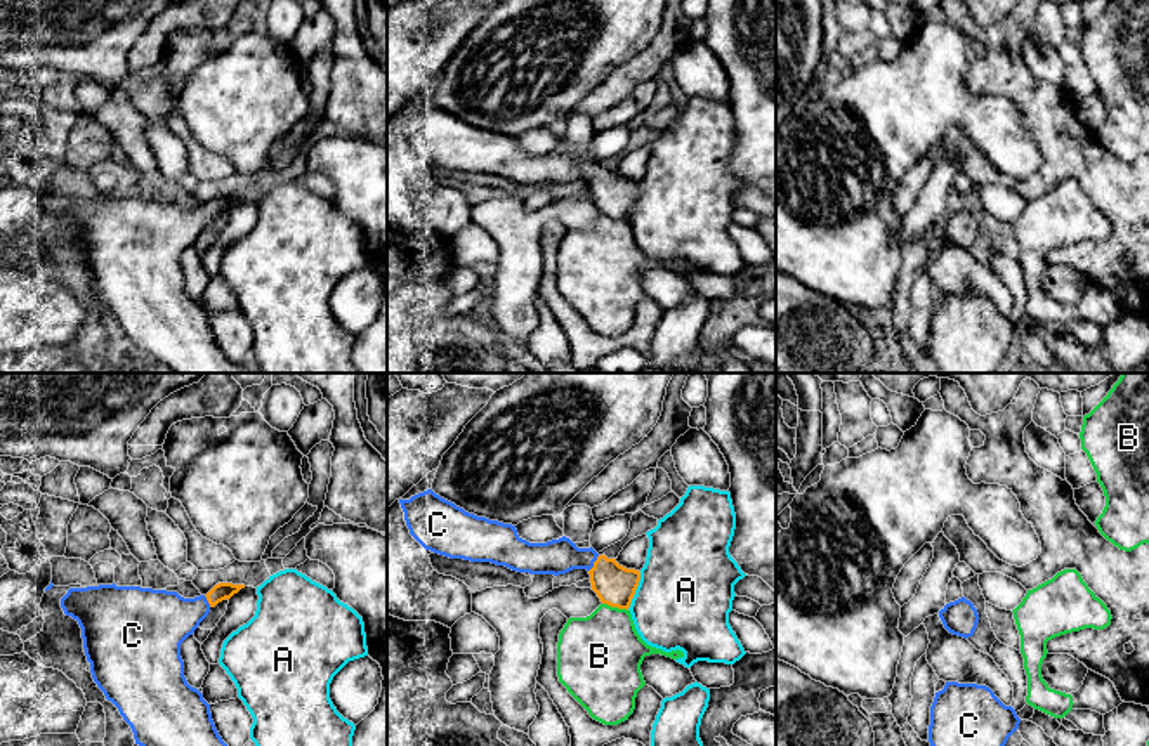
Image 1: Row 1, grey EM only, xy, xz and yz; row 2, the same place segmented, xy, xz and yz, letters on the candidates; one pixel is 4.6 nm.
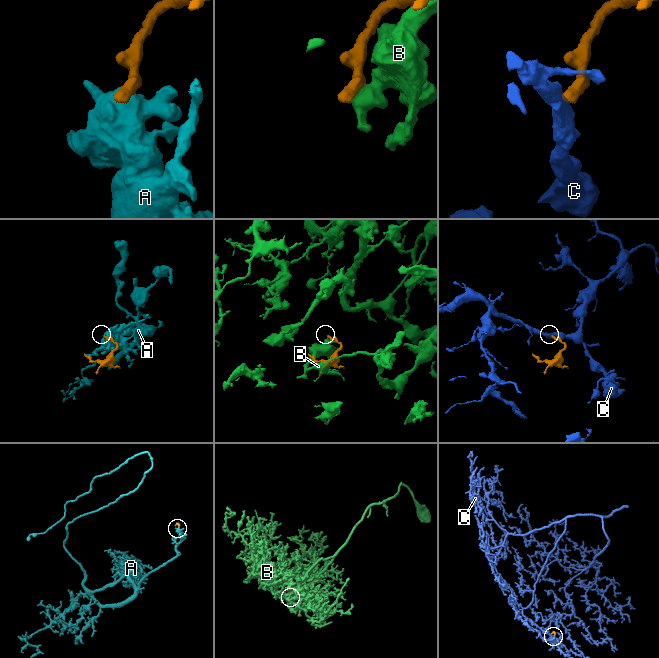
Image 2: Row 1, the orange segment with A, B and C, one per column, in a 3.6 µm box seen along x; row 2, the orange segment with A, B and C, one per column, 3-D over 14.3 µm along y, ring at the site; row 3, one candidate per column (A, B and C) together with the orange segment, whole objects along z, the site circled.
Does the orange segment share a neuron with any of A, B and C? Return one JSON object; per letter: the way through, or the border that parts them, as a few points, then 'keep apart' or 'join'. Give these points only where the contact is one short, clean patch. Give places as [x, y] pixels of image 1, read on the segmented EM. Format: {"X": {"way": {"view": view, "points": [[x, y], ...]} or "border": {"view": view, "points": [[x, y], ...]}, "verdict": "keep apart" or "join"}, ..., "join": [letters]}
{"A": {"verdict": "keep apart"}, "B": {"verdict": "keep apart"}, "C": {"way": {"view": "xz", "points": [[615, 585], [594, 564], [561, 556]]}, "verdict": "join"}, "join": ["C"]}

